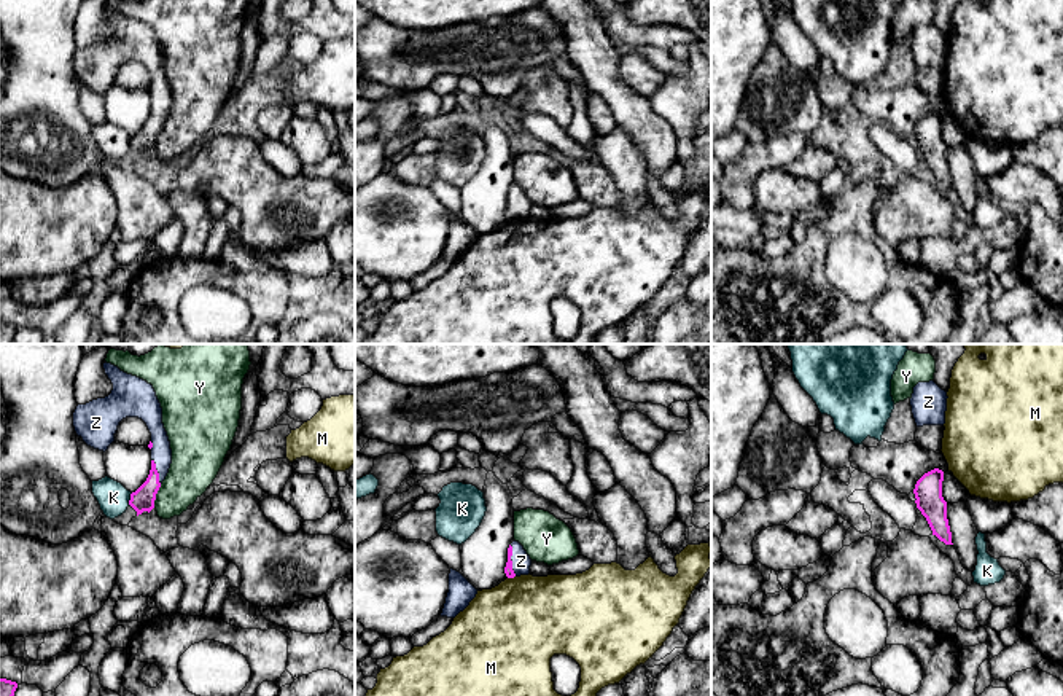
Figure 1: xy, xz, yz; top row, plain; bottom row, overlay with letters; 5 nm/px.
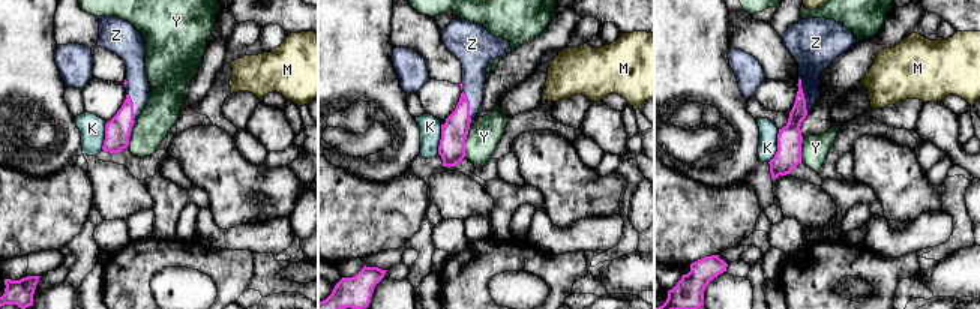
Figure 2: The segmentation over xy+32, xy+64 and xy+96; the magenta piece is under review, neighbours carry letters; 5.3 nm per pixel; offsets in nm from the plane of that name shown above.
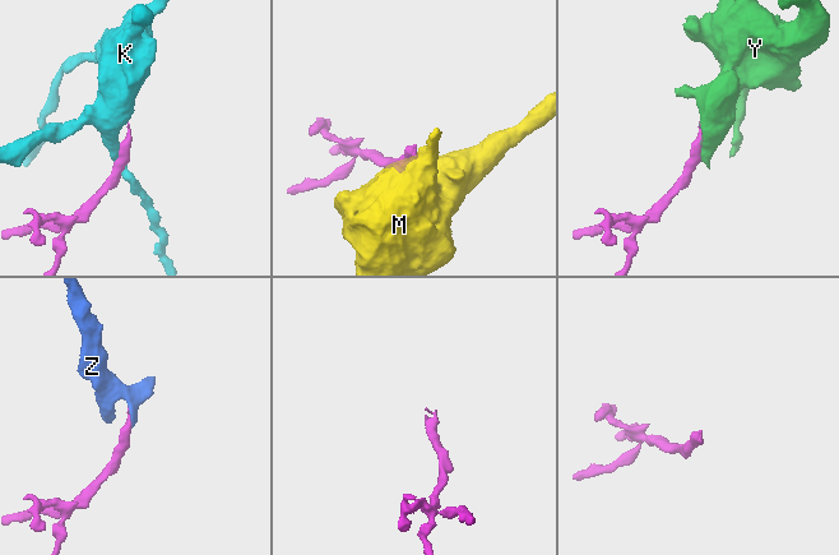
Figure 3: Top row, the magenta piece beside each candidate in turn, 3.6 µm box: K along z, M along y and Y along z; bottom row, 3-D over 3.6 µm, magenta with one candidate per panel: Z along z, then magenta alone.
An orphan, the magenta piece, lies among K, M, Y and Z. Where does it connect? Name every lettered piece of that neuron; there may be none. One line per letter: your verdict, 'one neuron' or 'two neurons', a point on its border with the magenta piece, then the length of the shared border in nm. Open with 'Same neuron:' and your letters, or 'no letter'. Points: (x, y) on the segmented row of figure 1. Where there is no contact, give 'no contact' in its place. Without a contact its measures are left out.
Same neuron: Z
K: two neurons; contact xy (131, 499); length 70 nm
M: two neurons; contact xz (511, 577); length 40 nm
Y: two neurons; contact xy (155, 496); length 130 nm
Z: one neuron; contact xz (511, 561); length 160 nm

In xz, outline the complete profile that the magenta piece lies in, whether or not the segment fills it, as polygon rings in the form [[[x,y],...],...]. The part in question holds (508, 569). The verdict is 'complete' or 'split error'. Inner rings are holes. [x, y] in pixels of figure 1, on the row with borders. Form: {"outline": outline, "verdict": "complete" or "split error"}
{"outline": [[[512,542],[508,548],[508,562],[504,567],[504,573],[508,578],[528,575],[530,573],[532,559],[519,542]]], "verdict": "split error"}

